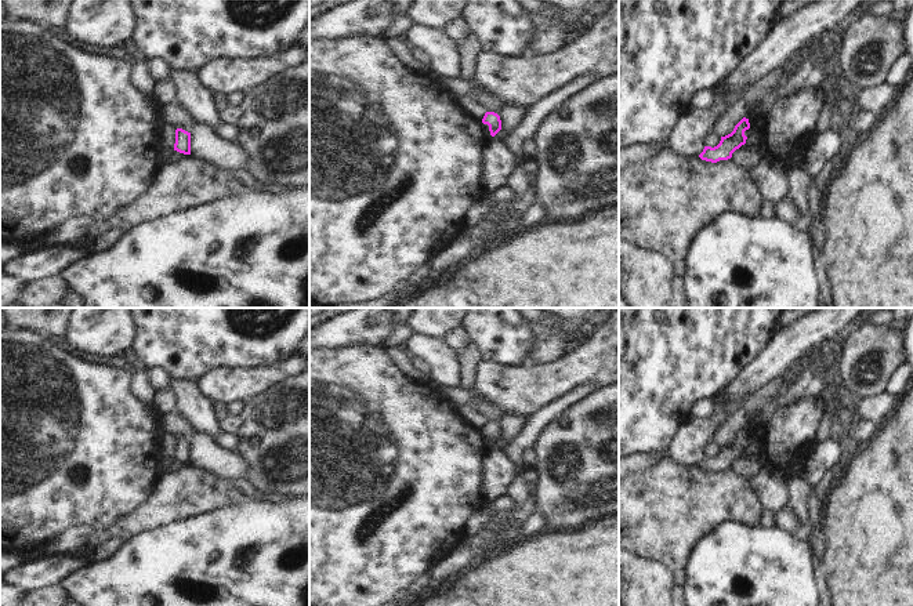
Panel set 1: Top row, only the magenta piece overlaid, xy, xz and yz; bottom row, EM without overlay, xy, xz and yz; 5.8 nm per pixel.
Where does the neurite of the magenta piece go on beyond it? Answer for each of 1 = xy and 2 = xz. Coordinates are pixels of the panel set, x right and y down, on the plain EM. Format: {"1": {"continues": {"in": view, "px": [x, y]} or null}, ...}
{"1": {"continues": null}, "2": {"continues": null}}

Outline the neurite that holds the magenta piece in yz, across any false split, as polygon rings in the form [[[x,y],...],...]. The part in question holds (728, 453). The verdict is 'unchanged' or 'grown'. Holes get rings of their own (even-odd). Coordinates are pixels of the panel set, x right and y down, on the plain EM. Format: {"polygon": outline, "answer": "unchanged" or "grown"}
{"polygon": [[[743,427],[733,438],[733,440],[725,446],[717,456],[704,456],[703,461],[699,464],[702,469],[717,472],[720,469],[728,469],[732,462],[746,453],[747,446],[744,440],[750,438],[749,428]]], "answer": "unchanged"}

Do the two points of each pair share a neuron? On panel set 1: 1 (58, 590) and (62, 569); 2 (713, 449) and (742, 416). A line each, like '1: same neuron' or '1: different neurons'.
1: different neurons
2: different neurons

